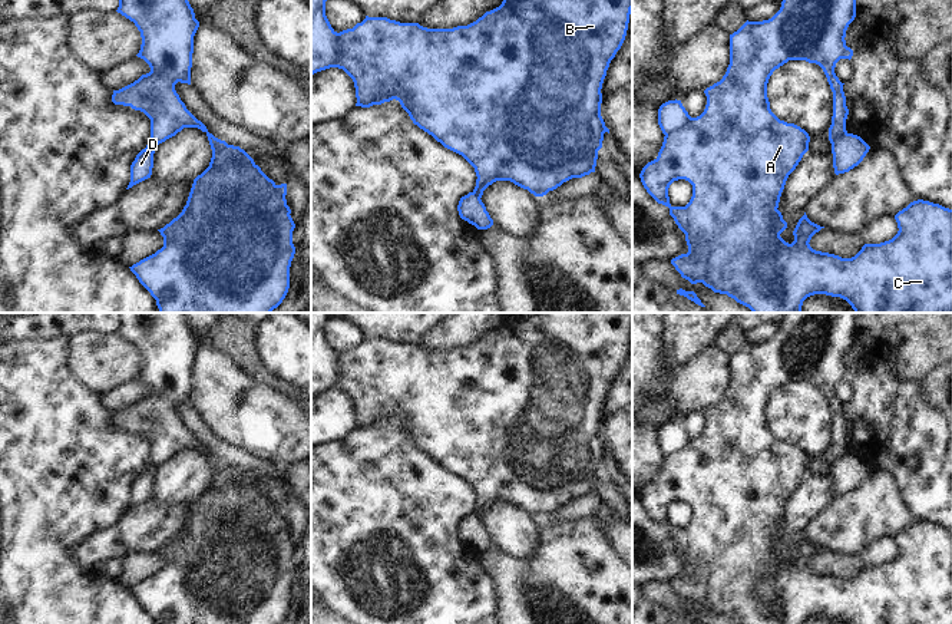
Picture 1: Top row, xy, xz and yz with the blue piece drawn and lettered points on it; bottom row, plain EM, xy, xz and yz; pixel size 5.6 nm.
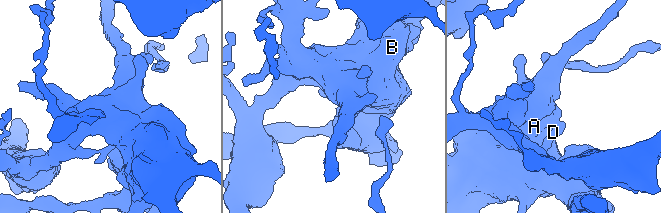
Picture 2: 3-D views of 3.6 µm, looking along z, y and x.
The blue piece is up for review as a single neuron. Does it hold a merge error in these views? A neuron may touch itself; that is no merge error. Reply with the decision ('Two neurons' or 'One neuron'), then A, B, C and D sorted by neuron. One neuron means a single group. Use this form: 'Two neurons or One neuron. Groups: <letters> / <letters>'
Two neurons. Groups: A B C / D.

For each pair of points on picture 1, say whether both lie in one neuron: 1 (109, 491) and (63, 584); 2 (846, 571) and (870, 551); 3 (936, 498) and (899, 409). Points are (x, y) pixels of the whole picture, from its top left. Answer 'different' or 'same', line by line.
1: same
2: different
3: same

